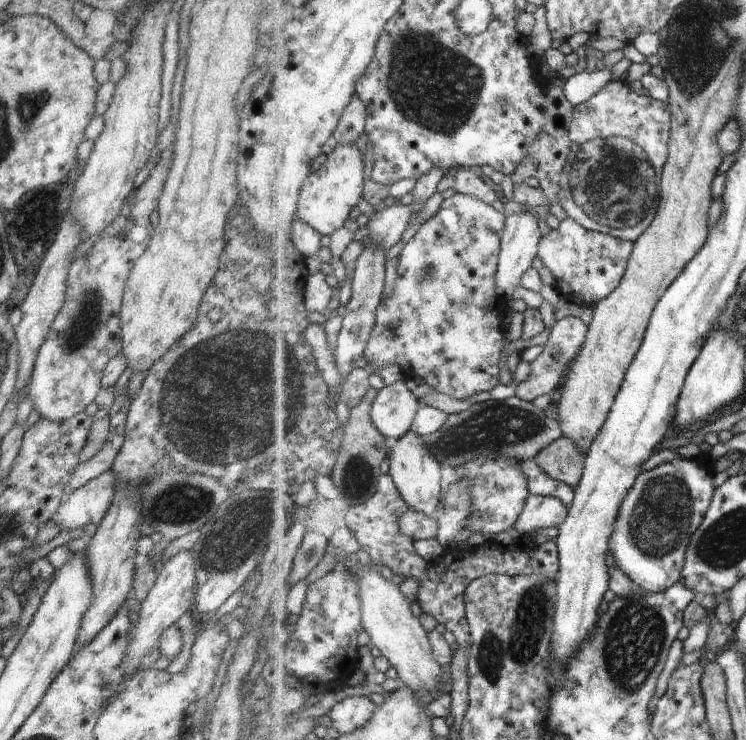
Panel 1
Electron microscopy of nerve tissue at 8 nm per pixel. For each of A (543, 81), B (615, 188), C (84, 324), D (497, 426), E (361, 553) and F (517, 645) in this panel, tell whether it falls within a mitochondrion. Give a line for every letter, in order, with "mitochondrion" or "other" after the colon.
A: other
B: mitochondrion
C: mitochondrion
D: mitochondrion
E: other
F: mitochondrion

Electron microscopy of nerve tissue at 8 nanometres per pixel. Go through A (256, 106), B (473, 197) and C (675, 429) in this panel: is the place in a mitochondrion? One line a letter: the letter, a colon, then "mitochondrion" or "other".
A: other
B: other
C: other

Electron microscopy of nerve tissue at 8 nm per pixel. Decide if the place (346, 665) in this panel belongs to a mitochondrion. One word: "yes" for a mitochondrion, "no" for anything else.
no

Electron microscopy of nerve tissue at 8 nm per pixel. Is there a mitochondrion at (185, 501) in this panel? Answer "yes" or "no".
yes

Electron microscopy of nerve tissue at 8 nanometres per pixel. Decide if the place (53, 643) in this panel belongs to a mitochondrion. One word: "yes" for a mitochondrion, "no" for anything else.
no

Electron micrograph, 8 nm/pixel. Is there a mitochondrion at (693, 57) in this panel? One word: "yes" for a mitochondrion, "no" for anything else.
yes

